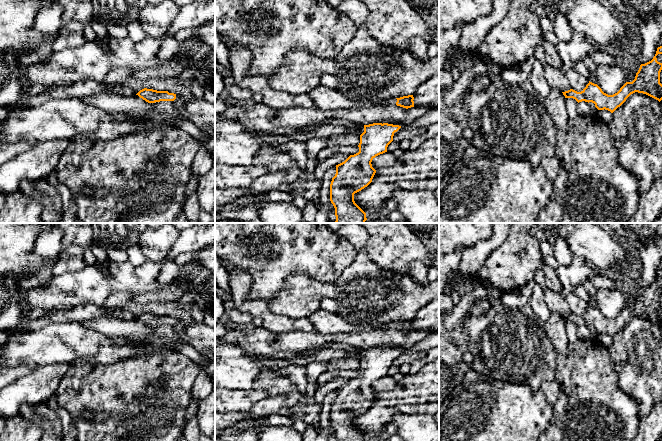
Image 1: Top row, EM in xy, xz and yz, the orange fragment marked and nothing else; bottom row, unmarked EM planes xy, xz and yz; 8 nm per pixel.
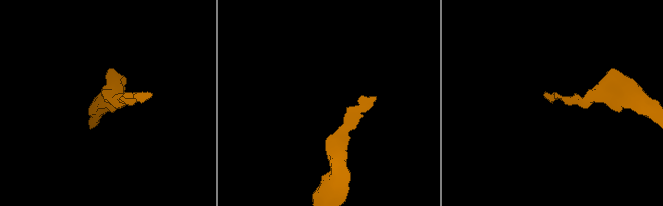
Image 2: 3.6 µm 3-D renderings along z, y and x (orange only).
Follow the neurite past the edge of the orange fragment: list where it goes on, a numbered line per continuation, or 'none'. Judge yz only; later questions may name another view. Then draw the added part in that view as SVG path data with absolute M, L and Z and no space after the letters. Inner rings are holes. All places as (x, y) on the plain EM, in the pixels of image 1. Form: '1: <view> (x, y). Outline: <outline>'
none

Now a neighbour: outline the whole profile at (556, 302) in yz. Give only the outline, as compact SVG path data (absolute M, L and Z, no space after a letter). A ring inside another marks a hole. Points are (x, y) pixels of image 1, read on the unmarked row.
M548 289L544 290L544 303L551 312L556 312L561 316L565 316L571 313L566 297L561 293L555 293Z

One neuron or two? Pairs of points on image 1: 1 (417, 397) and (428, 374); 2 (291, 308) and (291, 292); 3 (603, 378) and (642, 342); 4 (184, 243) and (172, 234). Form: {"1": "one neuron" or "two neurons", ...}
{"1": "one neuron", "2": "one neuron", "3": "two neurons", "4": "two neurons"}

